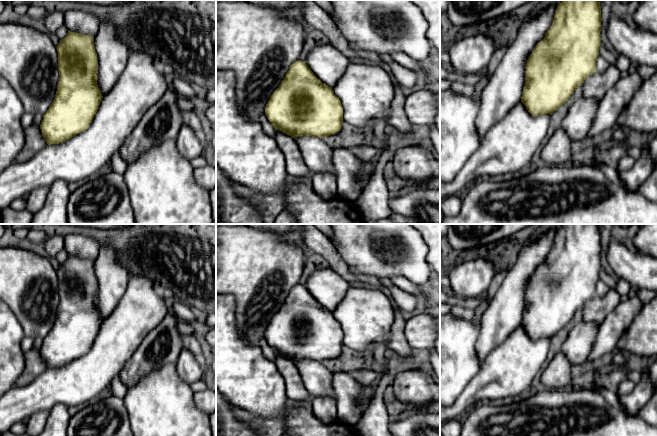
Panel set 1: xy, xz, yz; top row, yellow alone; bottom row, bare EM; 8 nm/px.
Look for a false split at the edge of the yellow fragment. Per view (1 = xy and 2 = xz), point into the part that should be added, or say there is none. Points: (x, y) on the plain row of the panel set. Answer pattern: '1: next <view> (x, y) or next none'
1: next xy (112, 277)
2: next xz (328, 288)

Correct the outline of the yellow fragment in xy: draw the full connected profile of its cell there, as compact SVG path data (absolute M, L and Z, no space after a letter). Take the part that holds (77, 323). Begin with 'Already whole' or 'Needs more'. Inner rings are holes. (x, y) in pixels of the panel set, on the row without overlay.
Needs more. M100 248L93 261L68 254L66 261L56 270L58 276L59 305L55 322L49 333L43 338L40 353L48 369L59 368L88 353L102 325L102 322L114 312L127 290L129 273L117 259L111 248Z

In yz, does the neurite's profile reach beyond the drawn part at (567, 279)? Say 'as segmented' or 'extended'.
extended

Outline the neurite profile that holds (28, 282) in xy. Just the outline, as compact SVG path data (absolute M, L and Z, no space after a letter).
M1 247L0 300L13 312L25 337L45 338L60 301L51 259L21 248Z

